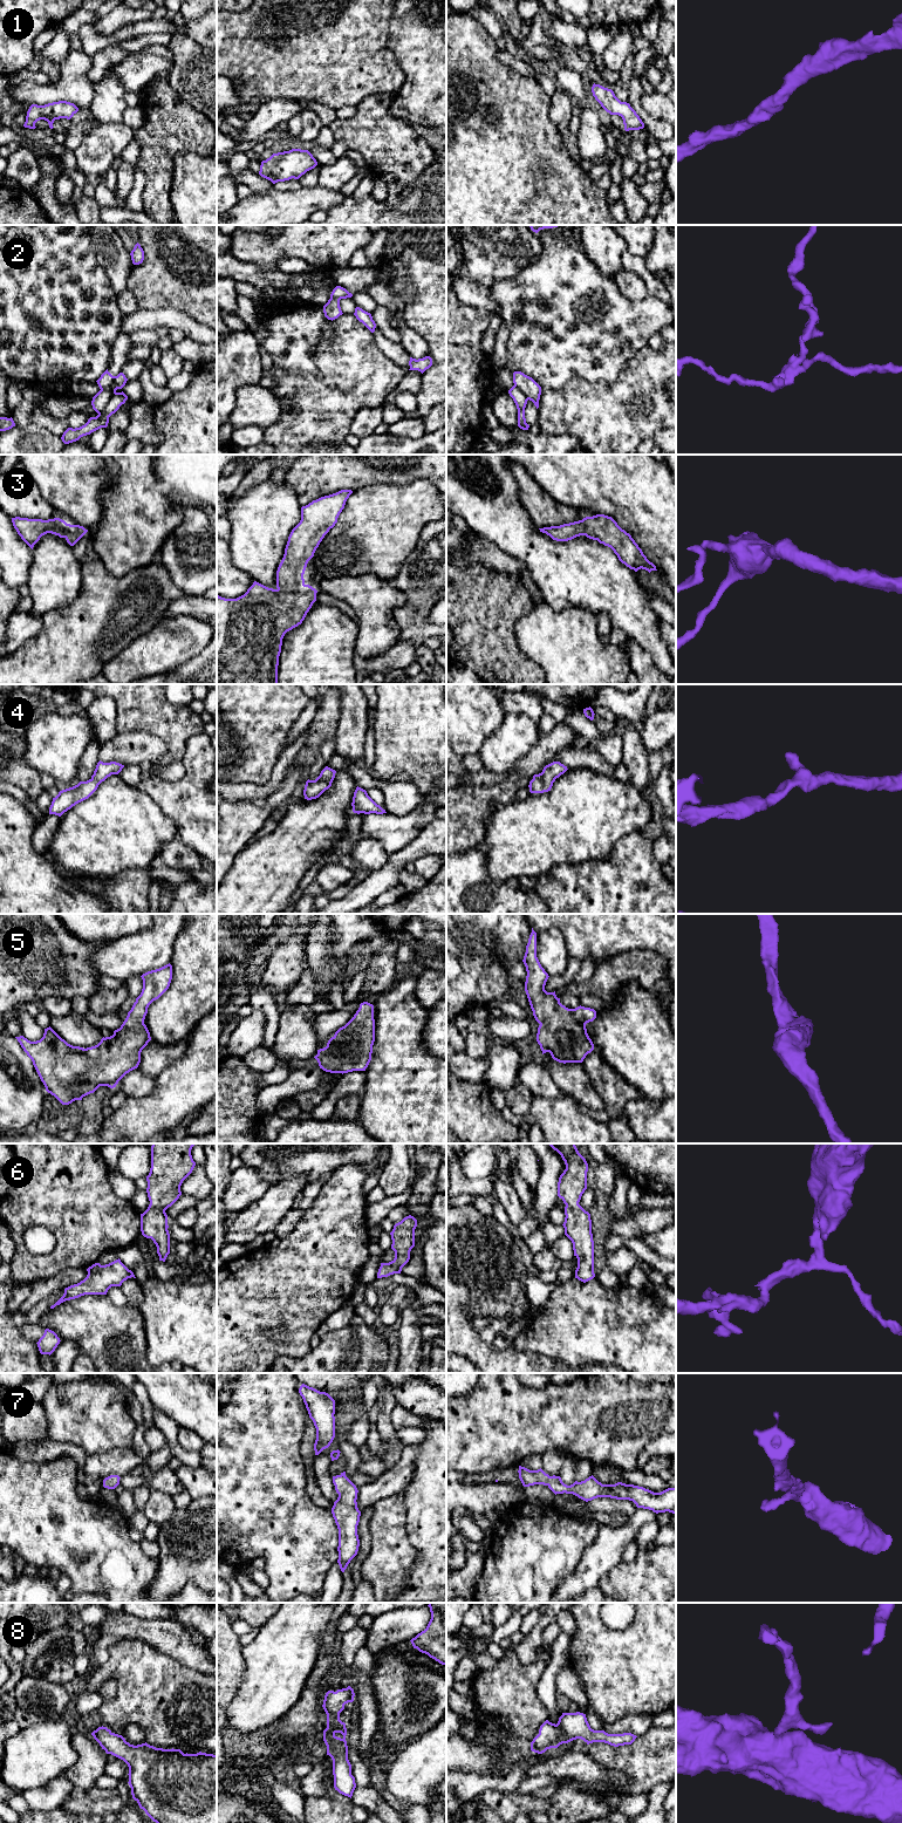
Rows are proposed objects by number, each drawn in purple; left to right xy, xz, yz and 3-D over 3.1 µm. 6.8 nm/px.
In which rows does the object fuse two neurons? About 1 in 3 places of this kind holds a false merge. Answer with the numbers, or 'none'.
2

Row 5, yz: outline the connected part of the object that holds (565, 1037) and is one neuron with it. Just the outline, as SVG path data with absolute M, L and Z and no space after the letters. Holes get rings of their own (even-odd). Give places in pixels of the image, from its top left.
M532 933L522 960L527 976L525 991L535 1020L540 1024L537 1042L542 1054L549 1052L559 1063L582 1063L594 1050L586 1024L596 1018L596 1011L578 1006L568 1009L554 992L545 990L548 974L537 957L537 933Z

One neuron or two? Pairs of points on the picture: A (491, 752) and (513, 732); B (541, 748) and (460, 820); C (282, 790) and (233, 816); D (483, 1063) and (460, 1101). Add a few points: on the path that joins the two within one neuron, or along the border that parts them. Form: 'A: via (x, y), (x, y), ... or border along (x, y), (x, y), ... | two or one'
A: via (497, 749), (507, 738) | one
B: via (525, 769), (499, 794), (482, 800) | one
C: via (272, 803), (259, 816), (246, 816) | one
D: border along (458, 1078), (480, 1081) | two

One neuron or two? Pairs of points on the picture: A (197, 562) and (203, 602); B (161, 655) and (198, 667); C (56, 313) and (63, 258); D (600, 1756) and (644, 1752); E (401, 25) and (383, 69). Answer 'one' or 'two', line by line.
A: two
B: two
C: one
D: one
E: two

